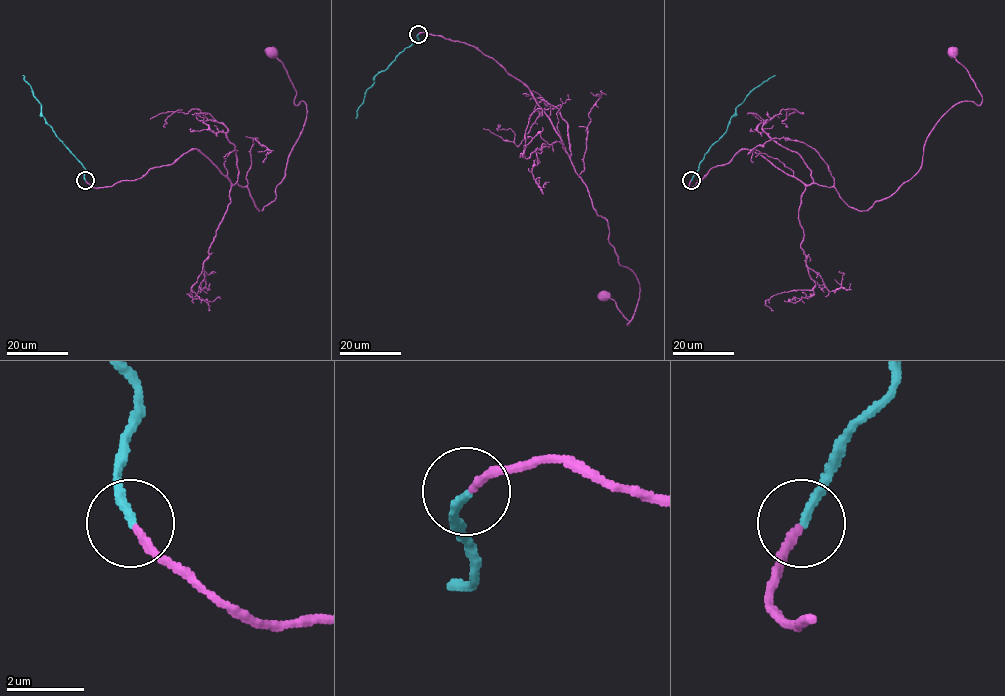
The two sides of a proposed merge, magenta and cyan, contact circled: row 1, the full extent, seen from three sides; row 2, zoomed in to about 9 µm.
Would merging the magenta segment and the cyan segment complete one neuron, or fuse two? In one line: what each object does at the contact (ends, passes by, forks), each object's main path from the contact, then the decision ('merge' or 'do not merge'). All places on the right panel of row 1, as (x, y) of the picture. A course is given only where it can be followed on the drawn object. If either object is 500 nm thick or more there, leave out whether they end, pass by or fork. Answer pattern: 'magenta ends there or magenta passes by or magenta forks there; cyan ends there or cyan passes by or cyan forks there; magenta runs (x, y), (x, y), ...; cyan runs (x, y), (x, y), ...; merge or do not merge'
magenta ends there; cyan ends there; magenta runs (691, 180), (690, 187), (747, 149), (866, 211), (917, 172), (924, 143), (954, 105), (981, 103), (952, 52); cyan runs (691, 180), (704, 155), (725, 132), (735, 109), (753, 89), (775, 75); merge

